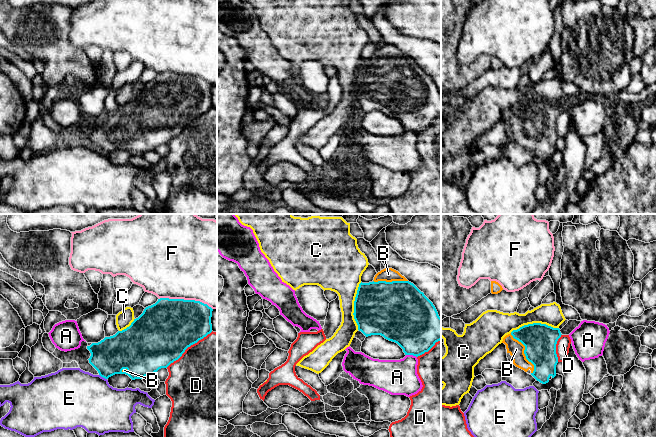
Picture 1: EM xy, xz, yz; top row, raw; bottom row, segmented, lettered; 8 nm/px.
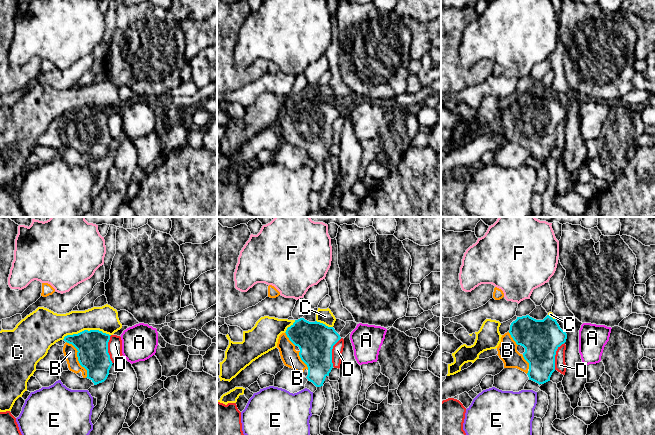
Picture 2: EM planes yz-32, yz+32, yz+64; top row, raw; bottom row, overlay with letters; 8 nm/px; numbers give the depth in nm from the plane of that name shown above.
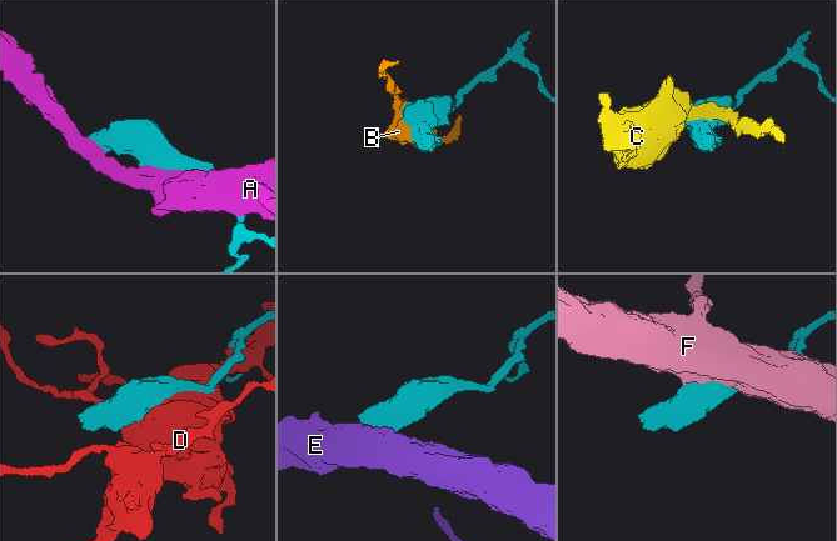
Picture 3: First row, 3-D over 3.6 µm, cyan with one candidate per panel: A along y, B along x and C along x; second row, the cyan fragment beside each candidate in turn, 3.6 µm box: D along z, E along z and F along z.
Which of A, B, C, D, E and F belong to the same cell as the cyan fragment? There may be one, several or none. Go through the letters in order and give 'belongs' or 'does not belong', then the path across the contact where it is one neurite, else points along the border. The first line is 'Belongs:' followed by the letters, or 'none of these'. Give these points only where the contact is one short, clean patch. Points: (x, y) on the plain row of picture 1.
Belongs: B
A: does not belong
B: belongs
C: does not belong | along yz (558, 103), (540, 99), (528, 99), (510, 108)
D: does not belong
E: does not belong | along xy (99, 150), (106, 155)
F: does not belong

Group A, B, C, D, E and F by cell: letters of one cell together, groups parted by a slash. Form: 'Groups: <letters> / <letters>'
Groups: A / B / C / D / E / F

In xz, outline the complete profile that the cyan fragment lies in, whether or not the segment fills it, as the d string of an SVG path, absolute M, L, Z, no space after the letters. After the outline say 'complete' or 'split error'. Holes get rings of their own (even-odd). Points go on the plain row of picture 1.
M385 44L374 56L360 59L354 77L354 95L366 113L381 111L397 119L405 131L420 132L441 116L441 94L433 79L398 47Z; split error

